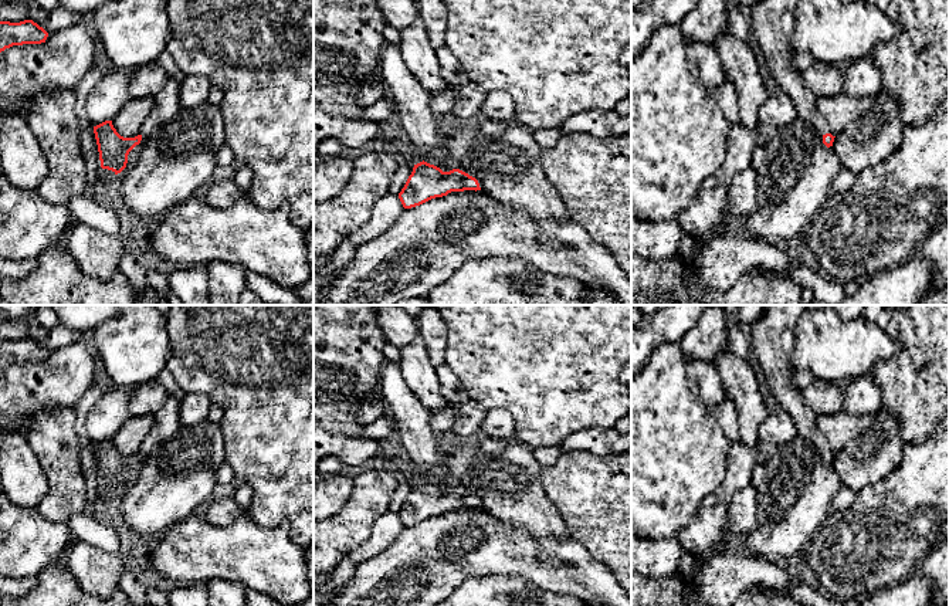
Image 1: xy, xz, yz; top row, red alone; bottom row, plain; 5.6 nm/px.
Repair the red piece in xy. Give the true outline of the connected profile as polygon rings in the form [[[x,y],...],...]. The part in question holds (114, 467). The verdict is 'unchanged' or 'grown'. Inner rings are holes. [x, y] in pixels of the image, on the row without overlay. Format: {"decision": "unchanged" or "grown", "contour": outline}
{"decision": "unchanged", "contour": [[[105,439],[94,444],[94,451],[98,463],[101,485],[121,491],[128,481],[129,470],[140,461],[142,453],[135,456],[121,454],[112,443],[112,439]]]}

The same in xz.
{"decision": "unchanged", "contour": [[[423,478],[414,483],[399,517],[404,527],[411,527],[451,509],[464,508],[481,508],[478,498],[460,487],[443,490]]]}

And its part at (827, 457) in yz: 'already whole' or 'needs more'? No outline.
needs more

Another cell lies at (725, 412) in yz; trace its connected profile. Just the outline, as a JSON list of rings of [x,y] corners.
[[[725,390],[723,399],[712,409],[712,413],[719,422],[726,439],[732,444],[740,443],[738,409],[729,392]]]

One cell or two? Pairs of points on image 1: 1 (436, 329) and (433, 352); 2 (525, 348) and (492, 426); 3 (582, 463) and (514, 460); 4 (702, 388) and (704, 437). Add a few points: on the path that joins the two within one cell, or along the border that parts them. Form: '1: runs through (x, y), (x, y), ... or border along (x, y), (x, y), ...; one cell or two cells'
1: runs through (434, 335), (434, 346); one cell
2: border along (488, 409), (505, 409), (511, 415), (514, 439); two cells
3: border along (541, 467), (541, 486), (549, 500); two cells
4: border along (687, 373), (688, 389), (711, 412); two cells

